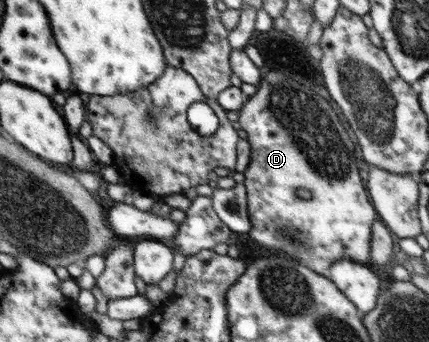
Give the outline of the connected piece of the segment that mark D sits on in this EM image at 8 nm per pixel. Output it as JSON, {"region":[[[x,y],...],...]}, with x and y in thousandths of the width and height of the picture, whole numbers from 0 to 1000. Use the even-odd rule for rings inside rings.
{"region":[[[627,211],[599,254],[599,269],[590,281],[573,287],[569,307],[552,325],[557,333],[557,363],[576,386],[576,415],[580,415],[585,430],[585,468],[580,471],[576,497],[569,503],[569,547],[573,550],[578,623],[585,646],[585,667],[578,678],[583,699],[604,713],[604,719],[613,719],[613,725],[636,731],[641,743],[669,743],[669,749],[678,749],[697,772],[711,772],[716,784],[725,784],[725,789],[734,789],[734,795],[744,795],[753,807],[762,801],[762,789],[772,784],[772,775],[788,760],[816,760],[862,775],[867,661],[874,640],[883,632],[872,611],[869,594],[862,588],[858,556],[846,544],[846,526],[837,512],[823,409],[814,404],[814,392],[800,374],[795,351],[786,345],[781,322],[772,316],[772,304],[758,287],[748,287],[725,257],[690,240],[688,231],[678,234],[678,228],[669,228],[664,216],[650,216],[650,211]]]}

